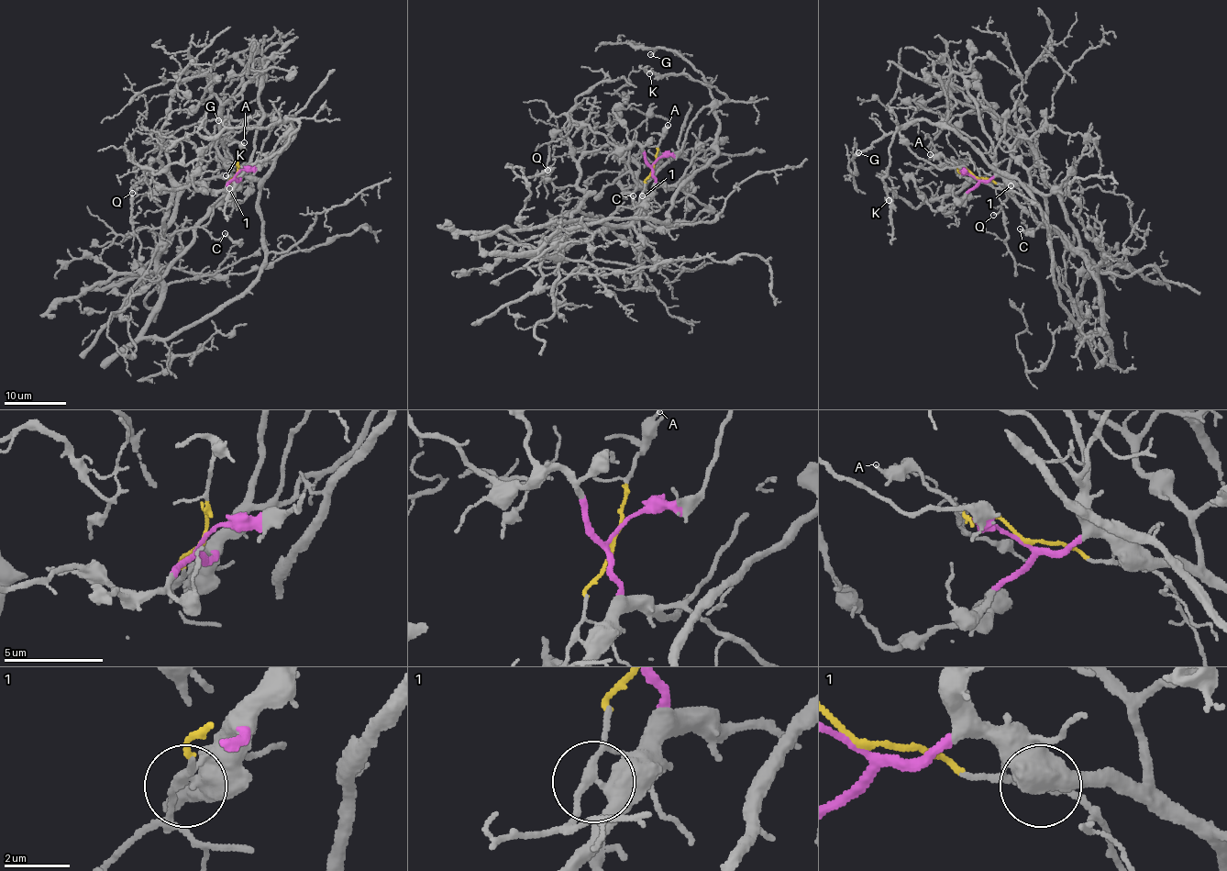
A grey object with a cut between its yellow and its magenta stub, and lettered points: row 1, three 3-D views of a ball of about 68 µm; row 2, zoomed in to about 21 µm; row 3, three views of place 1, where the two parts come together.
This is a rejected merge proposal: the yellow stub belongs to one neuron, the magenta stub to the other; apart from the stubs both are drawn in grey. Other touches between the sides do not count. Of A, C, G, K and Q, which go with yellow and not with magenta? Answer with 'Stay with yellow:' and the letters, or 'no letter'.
Stay with yellow: A, C

